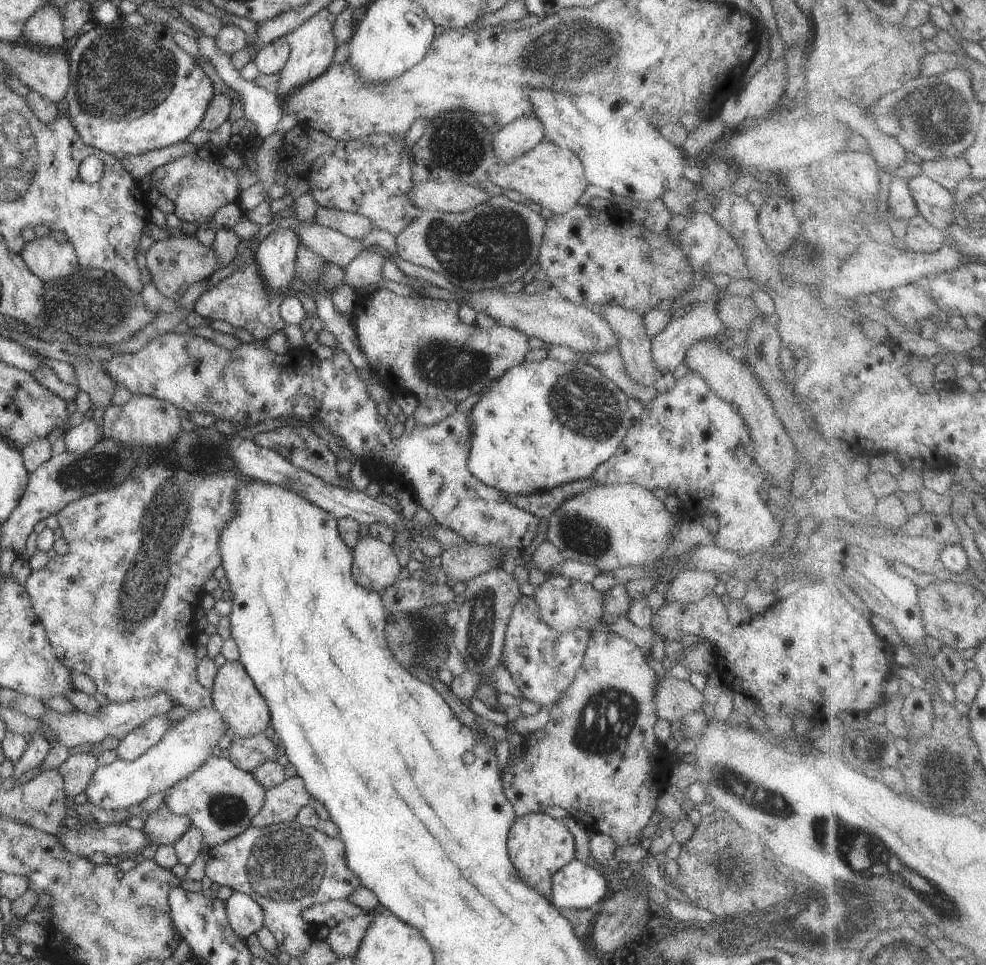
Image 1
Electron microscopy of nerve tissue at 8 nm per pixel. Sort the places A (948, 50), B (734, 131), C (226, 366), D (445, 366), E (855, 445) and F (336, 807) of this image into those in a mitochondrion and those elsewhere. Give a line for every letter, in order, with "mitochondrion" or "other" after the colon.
A: other
B: other
C: mitochondrion
D: mitochondrion
E: other
F: other

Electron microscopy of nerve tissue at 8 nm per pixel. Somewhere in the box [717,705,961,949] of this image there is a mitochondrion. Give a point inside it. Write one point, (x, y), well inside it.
(801, 919)

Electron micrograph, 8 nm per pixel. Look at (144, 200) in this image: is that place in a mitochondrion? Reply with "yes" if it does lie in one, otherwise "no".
no

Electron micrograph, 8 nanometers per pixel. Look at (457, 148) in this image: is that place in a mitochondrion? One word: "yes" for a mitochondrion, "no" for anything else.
yes

